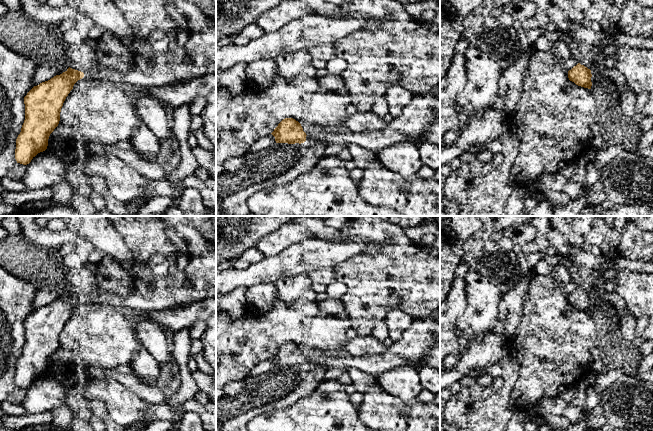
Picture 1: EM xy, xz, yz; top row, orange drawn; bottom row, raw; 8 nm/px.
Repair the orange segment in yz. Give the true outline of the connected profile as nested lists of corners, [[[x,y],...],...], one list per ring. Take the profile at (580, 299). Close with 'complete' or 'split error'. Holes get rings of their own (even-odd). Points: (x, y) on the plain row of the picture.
[[[580,287],[568,295],[569,304],[584,312],[591,313],[591,301],[591,294]]]; complete

